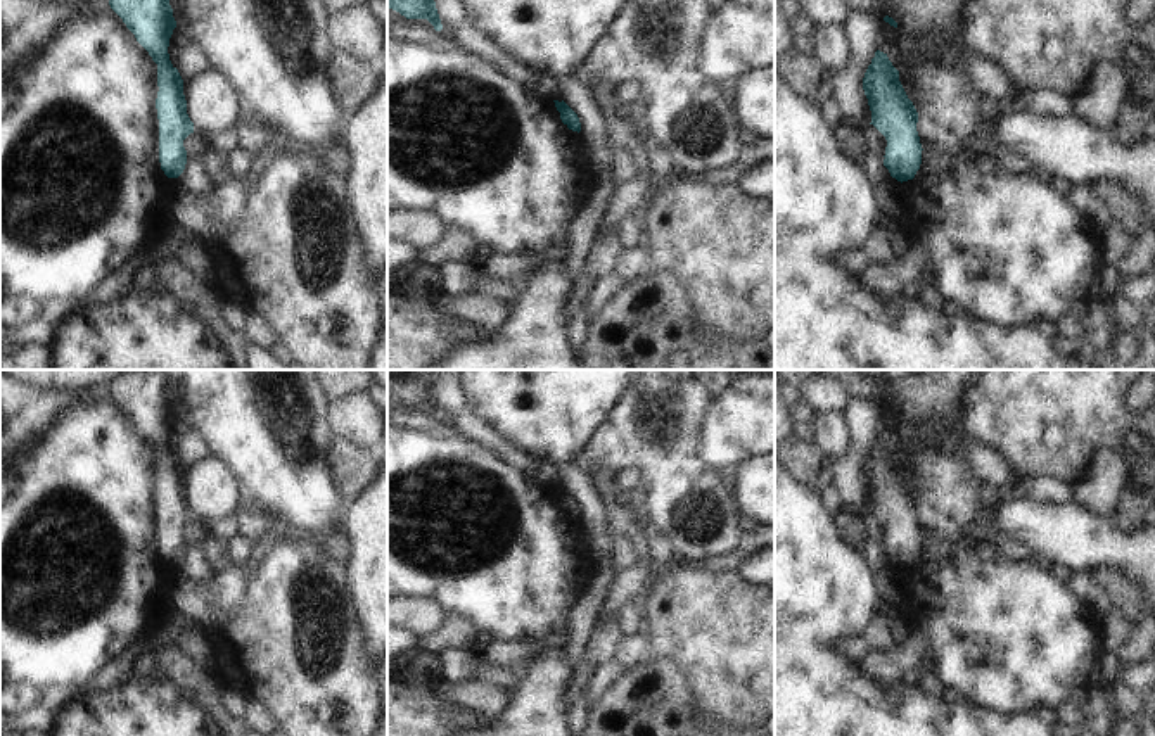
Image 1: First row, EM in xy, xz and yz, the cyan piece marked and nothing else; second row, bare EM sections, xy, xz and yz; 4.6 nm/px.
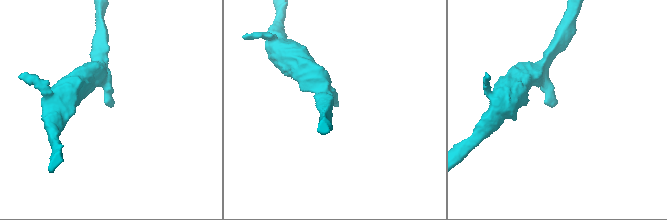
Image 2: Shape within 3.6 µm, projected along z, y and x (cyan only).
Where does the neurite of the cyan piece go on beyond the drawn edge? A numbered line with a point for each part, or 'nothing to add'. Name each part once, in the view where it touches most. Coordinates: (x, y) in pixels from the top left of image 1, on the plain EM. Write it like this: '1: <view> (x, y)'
nothing to add

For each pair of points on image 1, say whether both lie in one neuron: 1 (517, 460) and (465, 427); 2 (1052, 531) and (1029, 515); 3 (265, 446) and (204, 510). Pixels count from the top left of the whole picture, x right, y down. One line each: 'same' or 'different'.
1: same
2: same
3: different

